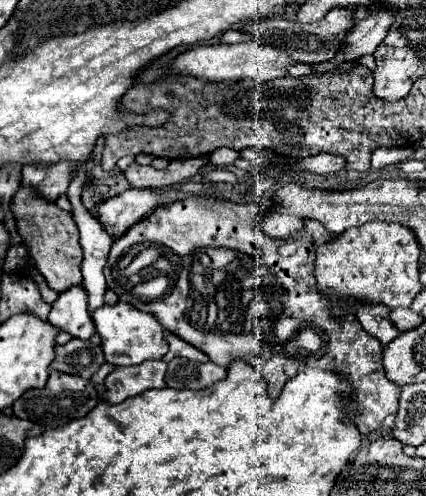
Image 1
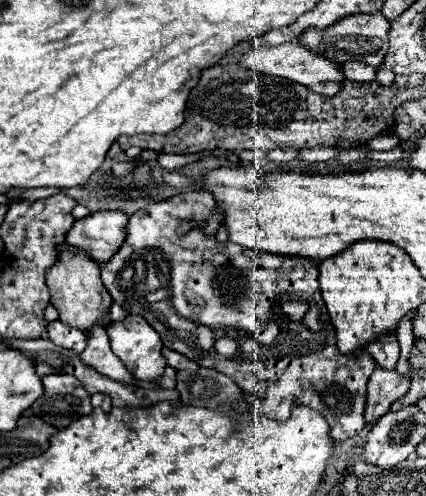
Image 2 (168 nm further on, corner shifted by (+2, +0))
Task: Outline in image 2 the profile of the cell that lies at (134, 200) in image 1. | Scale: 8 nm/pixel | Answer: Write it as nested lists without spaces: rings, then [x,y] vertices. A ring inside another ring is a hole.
[[[99,210],[87,218],[75,220],[73,228],[67,232],[69,244],[73,248],[85,248],[95,260],[107,262],[117,248],[125,242],[127,214],[119,210]]]

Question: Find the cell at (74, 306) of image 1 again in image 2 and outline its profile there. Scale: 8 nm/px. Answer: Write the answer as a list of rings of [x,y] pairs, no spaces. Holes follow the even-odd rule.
[[[61,320],[49,322],[47,334],[57,346],[63,346],[63,348],[83,352],[85,346],[87,346],[87,334],[83,330],[79,330],[79,328],[75,328],[75,326],[69,326],[69,324],[61,322]]]

